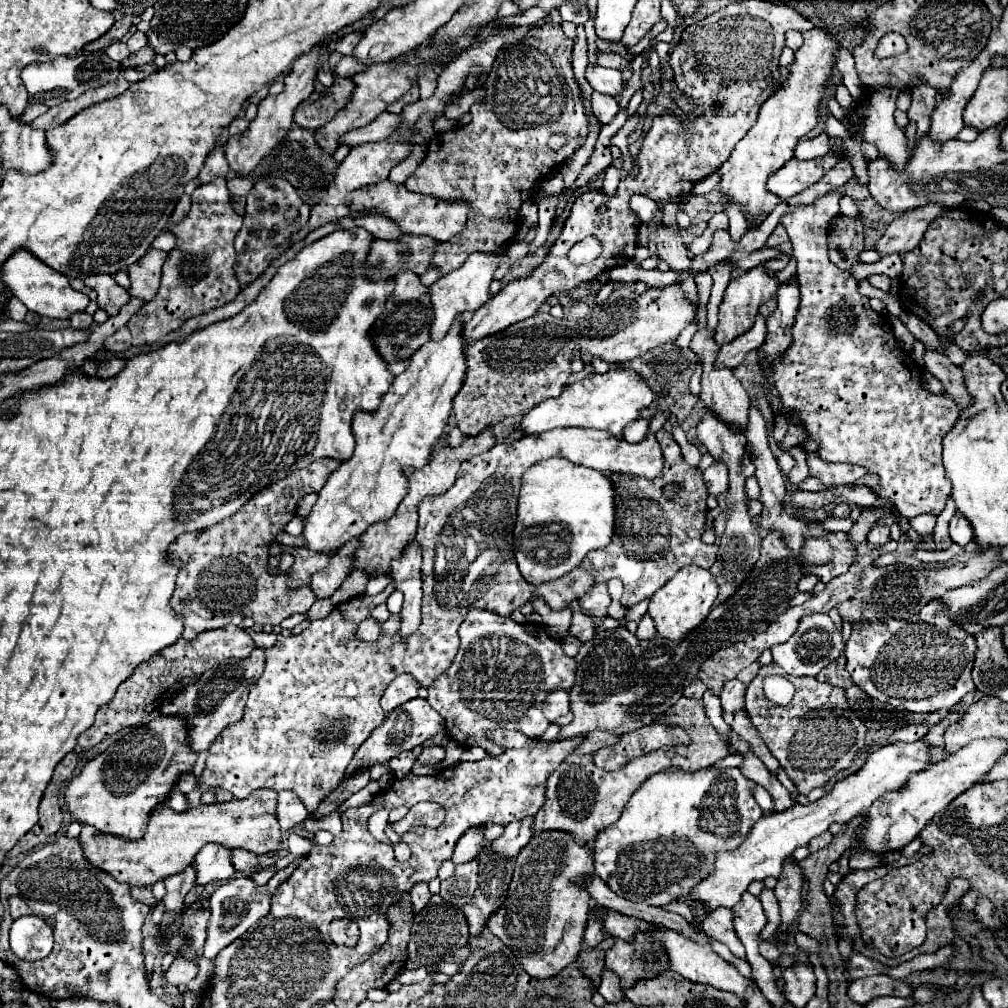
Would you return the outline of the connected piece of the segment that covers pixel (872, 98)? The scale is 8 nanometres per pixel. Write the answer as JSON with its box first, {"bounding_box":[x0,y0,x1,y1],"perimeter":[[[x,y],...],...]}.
{"bounding_box":[859,89,909,171],"perimeter":[[[875,89],[867,93],[867,117],[863,119],[859,127],[859,135],[863,141],[869,141],[877,145],[879,155],[891,161],[897,171],[903,171],[909,149],[907,149],[907,139],[901,127],[895,125],[893,113],[895,113],[895,101],[897,101],[899,89]]]}

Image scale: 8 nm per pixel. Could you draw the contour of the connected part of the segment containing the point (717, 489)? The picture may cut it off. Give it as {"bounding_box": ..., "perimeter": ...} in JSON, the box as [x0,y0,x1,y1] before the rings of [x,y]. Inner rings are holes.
{"bounding_box":[705,463,727,495],"perimeter":[[[713,463],[705,473],[705,485],[707,491],[713,495],[717,493],[725,493],[727,491],[727,467],[723,463]]]}

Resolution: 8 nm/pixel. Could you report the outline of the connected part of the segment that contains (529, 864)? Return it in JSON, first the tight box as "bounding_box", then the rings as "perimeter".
{"bounding_box":[487,831,593,977],"perimeter":[[[561,831],[535,835],[517,855],[509,895],[503,907],[489,917],[487,929],[513,951],[531,977],[555,977],[579,957],[583,931],[591,913],[591,897],[581,881],[591,873],[593,853]]]}

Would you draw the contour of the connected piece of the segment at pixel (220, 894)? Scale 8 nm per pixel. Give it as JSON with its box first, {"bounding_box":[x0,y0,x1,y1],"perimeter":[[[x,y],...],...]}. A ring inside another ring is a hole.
{"bounding_box":[203,877,271,959],"perimeter":[[[241,877],[221,885],[211,895],[211,919],[207,923],[207,939],[203,947],[203,957],[213,959],[223,947],[239,939],[251,925],[255,925],[263,915],[267,915],[269,909],[271,909],[271,893],[265,887],[253,883],[251,879]]]}

